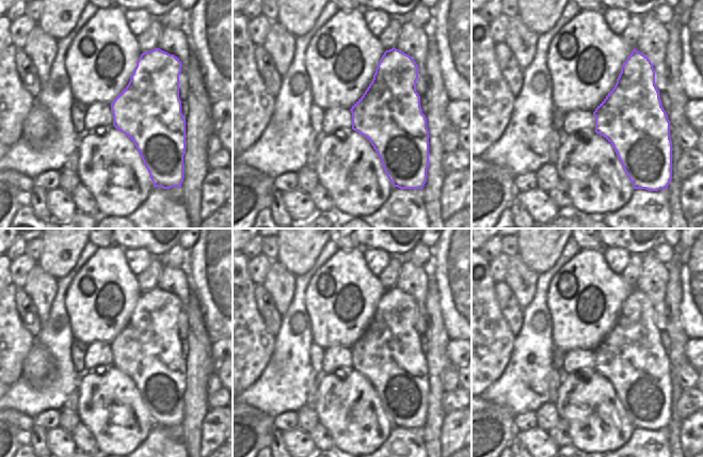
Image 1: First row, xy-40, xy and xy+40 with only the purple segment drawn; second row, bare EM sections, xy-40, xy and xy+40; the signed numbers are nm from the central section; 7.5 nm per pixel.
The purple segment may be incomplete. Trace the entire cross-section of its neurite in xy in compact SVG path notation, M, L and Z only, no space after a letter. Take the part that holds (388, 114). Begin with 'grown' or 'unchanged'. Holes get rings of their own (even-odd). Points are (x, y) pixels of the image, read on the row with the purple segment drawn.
unchanged; M396 48L386 50L371 83L350 109L352 129L371 143L393 187L400 189L422 189L427 182L429 130L416 92L417 79L418 66L412 57Z

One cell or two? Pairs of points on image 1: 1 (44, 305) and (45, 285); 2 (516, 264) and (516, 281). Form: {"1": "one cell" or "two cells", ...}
{"1": "one cell", "2": "one cell"}

